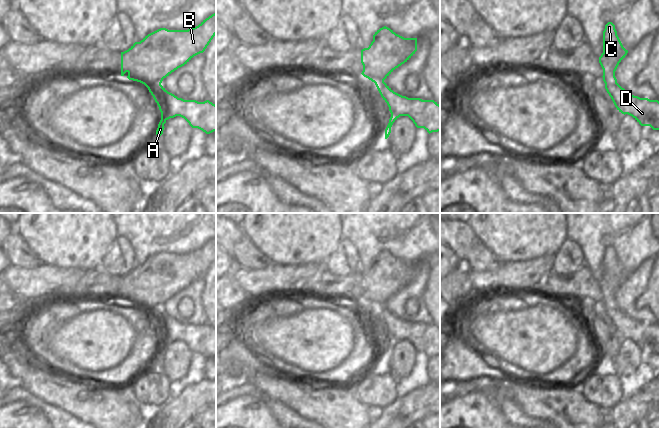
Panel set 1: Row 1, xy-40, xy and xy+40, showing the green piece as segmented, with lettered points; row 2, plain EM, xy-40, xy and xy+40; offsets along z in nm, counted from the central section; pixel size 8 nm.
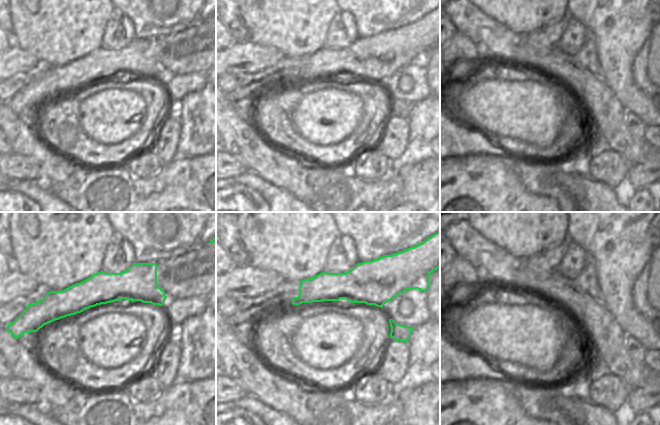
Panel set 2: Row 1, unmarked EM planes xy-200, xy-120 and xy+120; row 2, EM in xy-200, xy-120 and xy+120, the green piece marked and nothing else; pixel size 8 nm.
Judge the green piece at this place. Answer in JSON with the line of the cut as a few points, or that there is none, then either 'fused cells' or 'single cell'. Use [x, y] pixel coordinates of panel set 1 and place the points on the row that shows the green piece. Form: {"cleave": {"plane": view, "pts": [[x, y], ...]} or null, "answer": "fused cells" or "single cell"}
{"cleave": null, "answer": "single cell"}

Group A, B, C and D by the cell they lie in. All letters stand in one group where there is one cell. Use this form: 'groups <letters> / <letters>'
groups A B C D

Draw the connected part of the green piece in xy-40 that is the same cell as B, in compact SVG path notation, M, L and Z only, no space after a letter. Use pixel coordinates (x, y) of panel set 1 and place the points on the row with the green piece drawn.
M216 12L203 20L198 26L188 30L160 28L145 36L140 42L135 42L128 50L121 52L121 76L124 76L127 72L129 80L144 84L159 107L161 120L156 135L161 136L166 121L176 116L184 118L192 128L198 128L206 134L216 131L215 104L209 100L198 102L178 98L161 85L164 78L187 64L194 56L203 53L215 35Z

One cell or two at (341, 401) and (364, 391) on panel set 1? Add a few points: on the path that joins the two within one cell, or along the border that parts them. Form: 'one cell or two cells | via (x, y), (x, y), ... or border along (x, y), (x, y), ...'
two cells | border along (351, 391), (368, 406)

